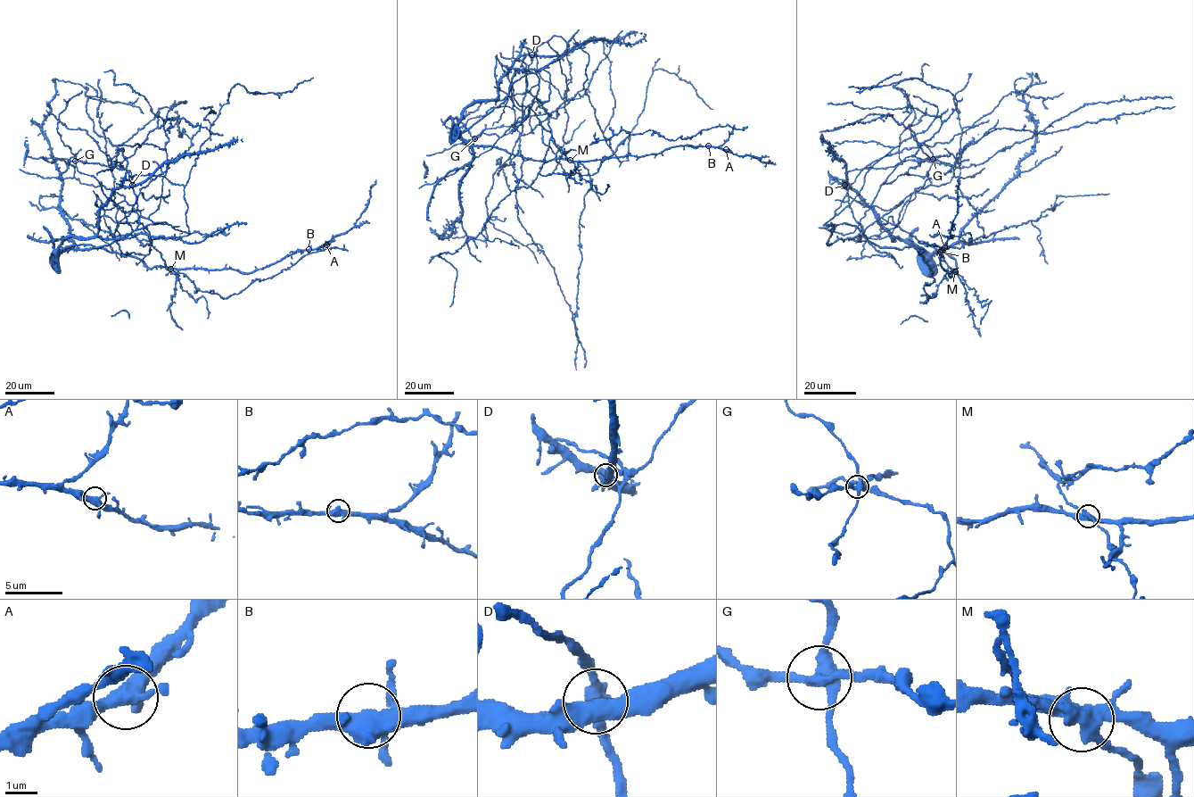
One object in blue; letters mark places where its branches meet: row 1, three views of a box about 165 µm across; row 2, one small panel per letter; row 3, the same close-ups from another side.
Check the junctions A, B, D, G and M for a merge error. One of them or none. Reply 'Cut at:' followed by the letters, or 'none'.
Cut at: none

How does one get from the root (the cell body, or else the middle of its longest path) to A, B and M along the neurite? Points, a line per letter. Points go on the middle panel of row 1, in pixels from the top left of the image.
A: (538, 90), (536, 98), (548, 117), (551, 140), (572, 161), (644, 156), (677, 145), (726, 149)
B: (538, 90), (536, 98), (548, 117), (551, 140), (572, 161), (644, 156), (661, 153), (677, 145), (708, 145)
M: (538, 90), (536, 98), (548, 117), (551, 140), (571, 160)

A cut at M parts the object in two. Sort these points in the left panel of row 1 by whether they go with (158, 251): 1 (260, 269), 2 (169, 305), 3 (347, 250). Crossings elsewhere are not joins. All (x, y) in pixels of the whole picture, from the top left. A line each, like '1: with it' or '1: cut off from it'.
1: cut off from it
2: cut off from it
3: with it

